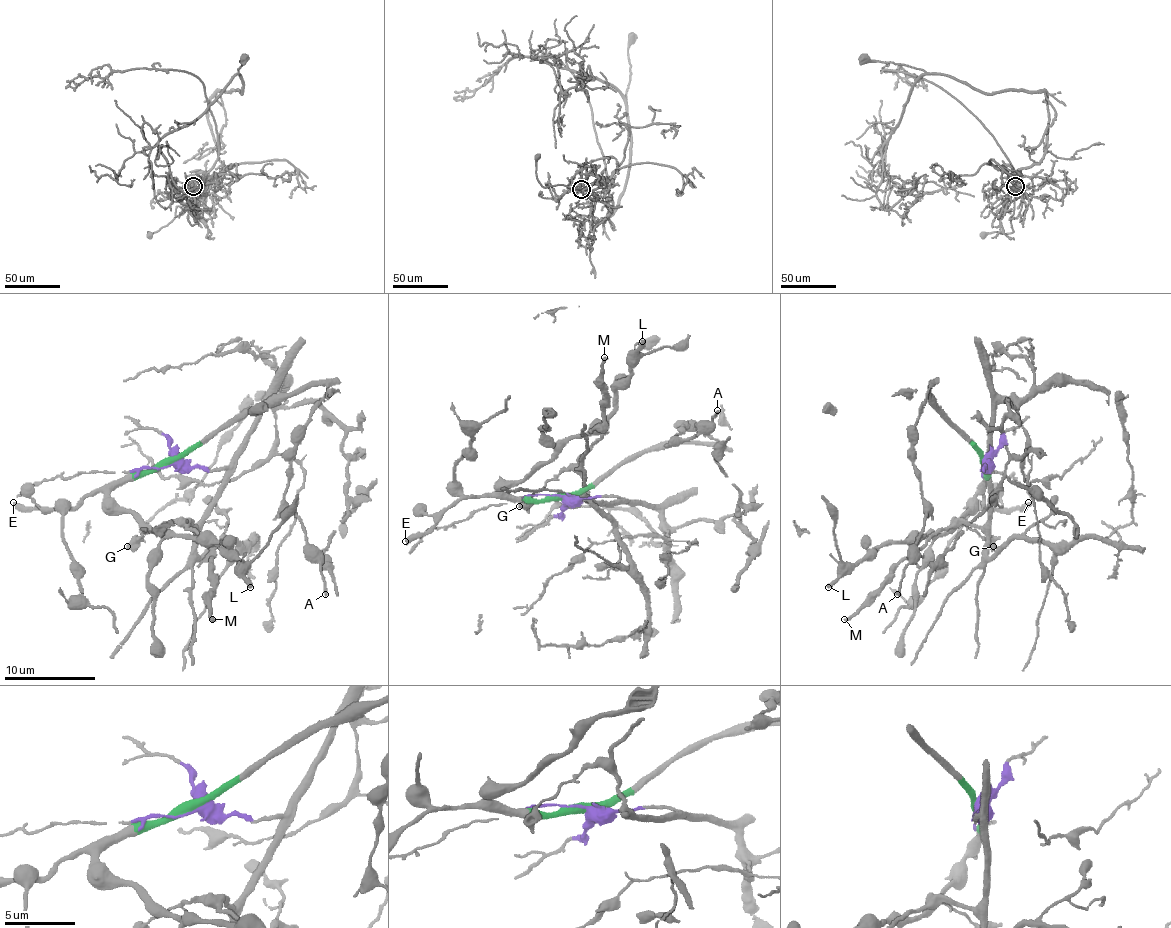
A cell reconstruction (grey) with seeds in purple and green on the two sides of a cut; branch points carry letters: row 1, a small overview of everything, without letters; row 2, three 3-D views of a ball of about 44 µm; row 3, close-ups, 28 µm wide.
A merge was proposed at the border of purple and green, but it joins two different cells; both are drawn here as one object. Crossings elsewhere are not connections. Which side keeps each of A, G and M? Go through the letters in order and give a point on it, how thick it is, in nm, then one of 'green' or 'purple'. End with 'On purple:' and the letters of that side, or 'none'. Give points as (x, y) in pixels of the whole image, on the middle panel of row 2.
A: place (717, 410); calibre 200 nm; green
G: place (519, 506); calibre 600 nm; purple
M: place (604, 357); calibre 280 nm; purple
On purple: G, M

